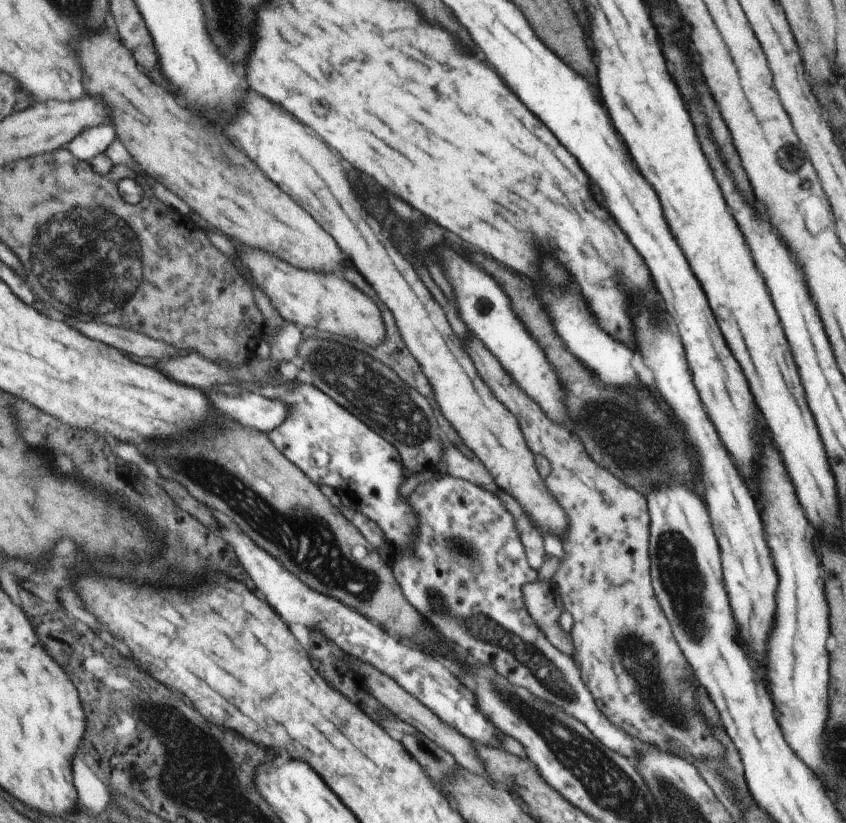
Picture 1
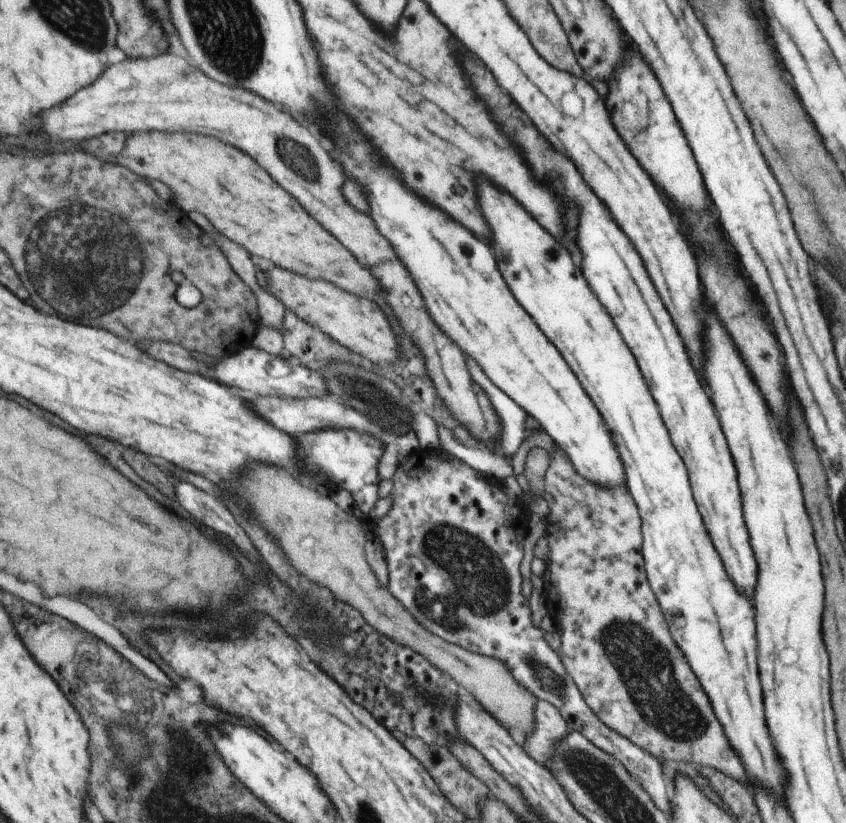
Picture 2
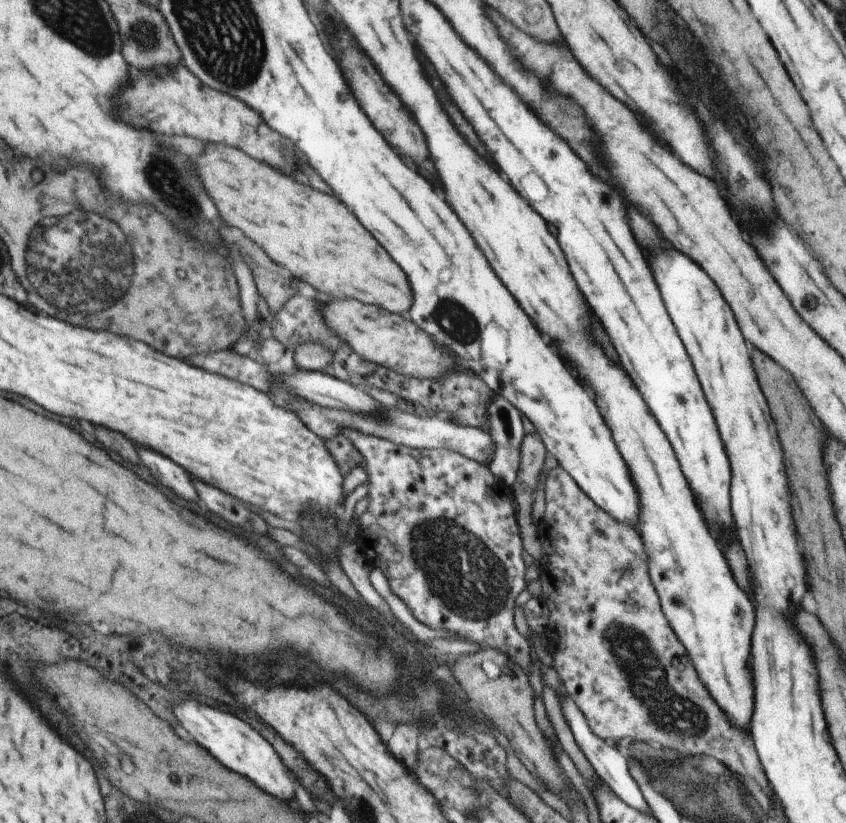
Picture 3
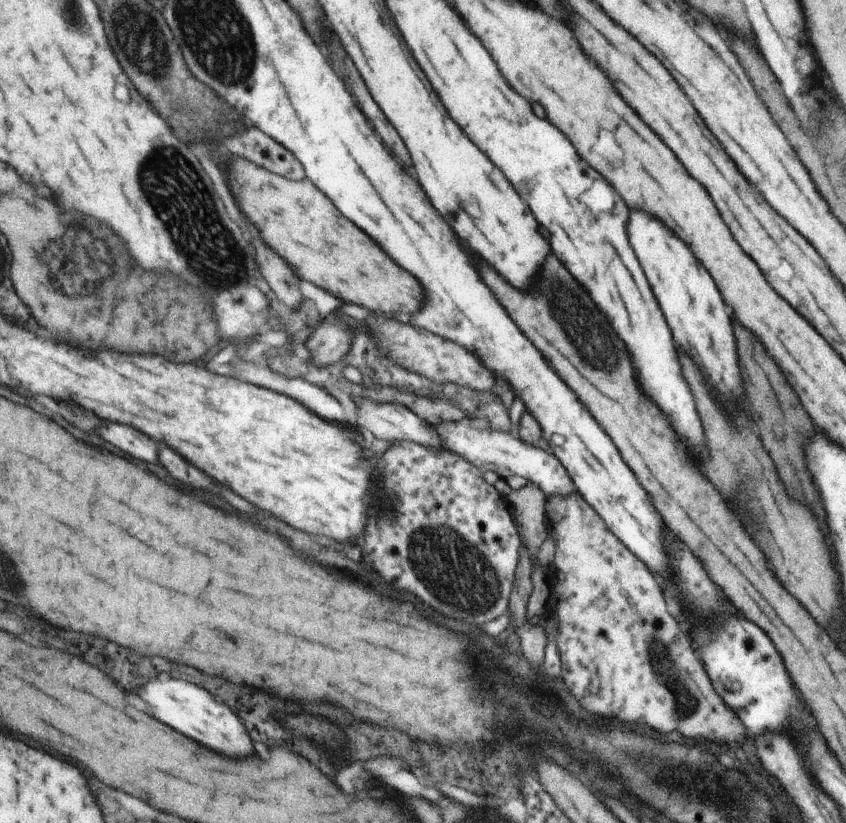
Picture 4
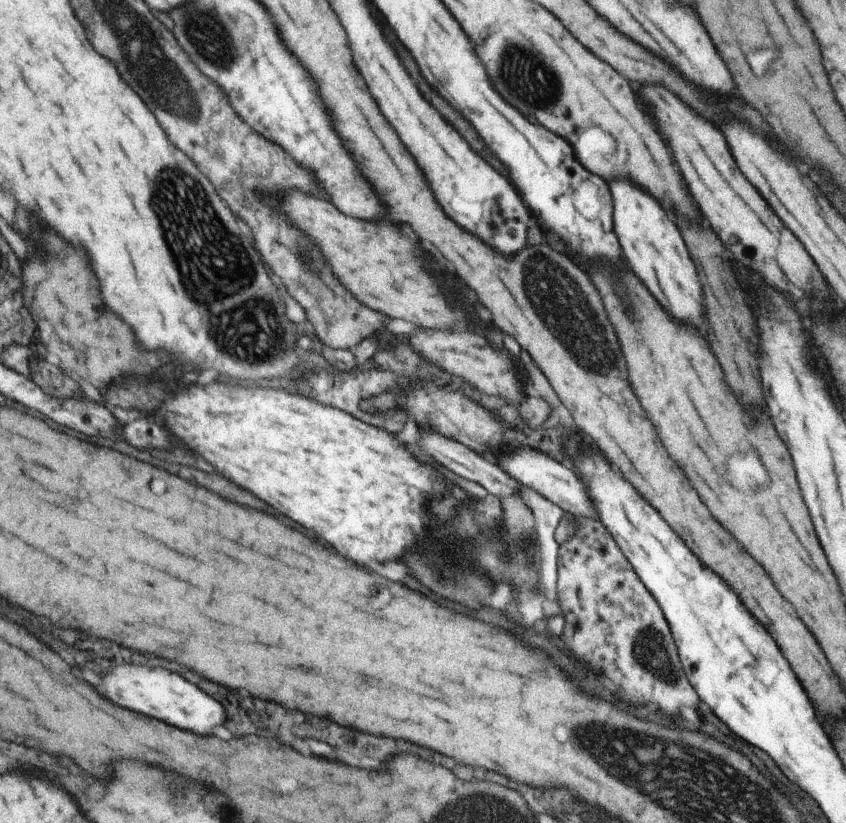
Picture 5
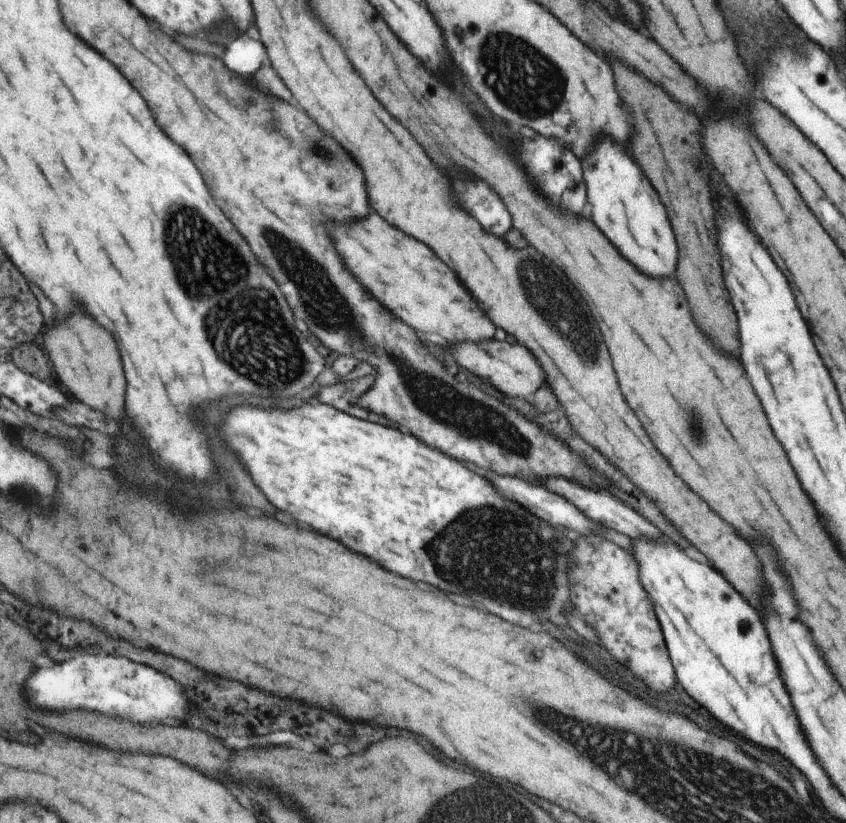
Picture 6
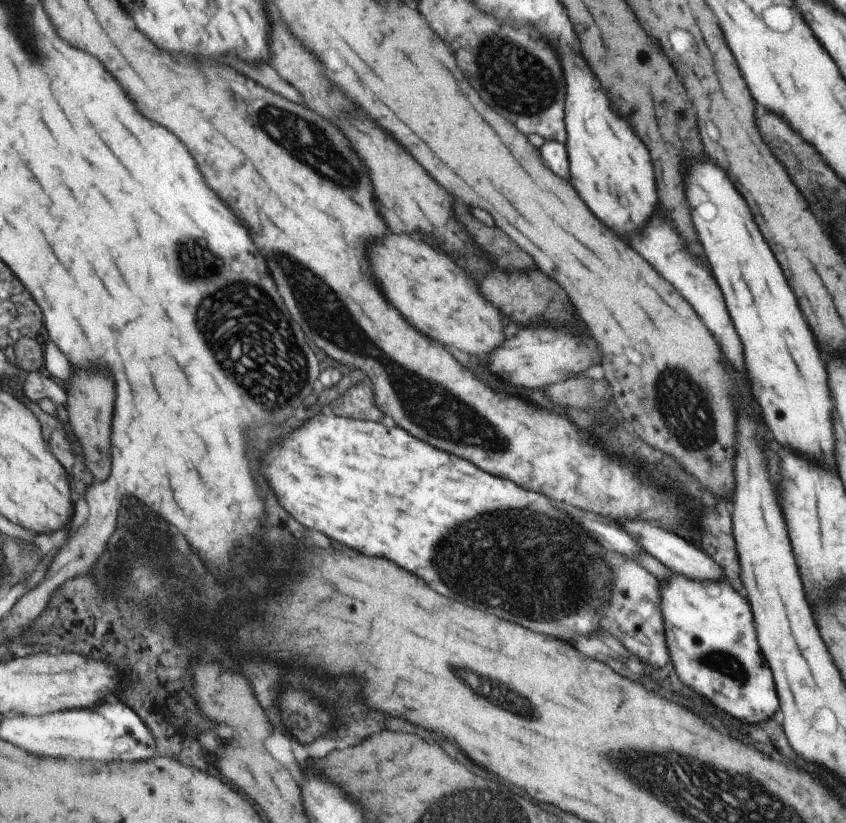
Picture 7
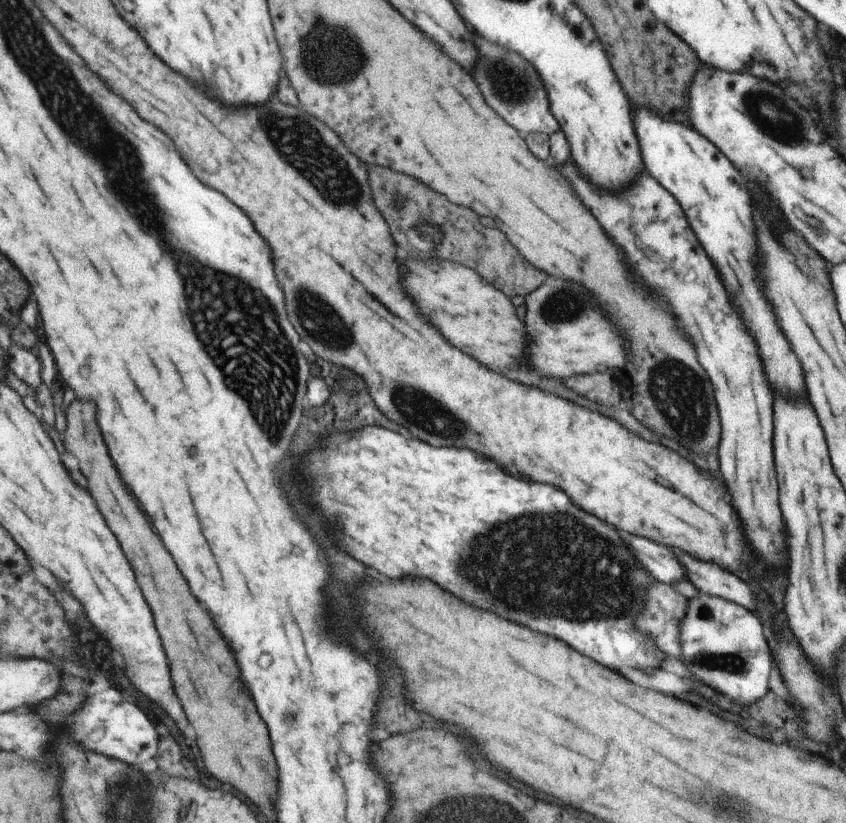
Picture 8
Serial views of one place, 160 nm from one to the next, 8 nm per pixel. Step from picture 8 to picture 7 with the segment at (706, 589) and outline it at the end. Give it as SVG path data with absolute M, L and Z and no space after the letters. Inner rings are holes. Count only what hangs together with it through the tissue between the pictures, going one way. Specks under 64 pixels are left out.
M622 520L616 523L631 536L631 538L635 539L635 542L644 552L647 552L647 554L659 560L659 562L669 568L672 573L682 574L691 580L698 580L698 582L705 582L707 578L709 578L709 580L719 580L721 570L715 566L715 562L711 562L703 552L691 548L691 544L683 542L685 536L679 538L679 536L675 536L675 532L673 532L673 534L671 534L671 532L665 532L665 530L661 530L659 526L651 526L651 524L641 522L641 520L631 520L631 522Z

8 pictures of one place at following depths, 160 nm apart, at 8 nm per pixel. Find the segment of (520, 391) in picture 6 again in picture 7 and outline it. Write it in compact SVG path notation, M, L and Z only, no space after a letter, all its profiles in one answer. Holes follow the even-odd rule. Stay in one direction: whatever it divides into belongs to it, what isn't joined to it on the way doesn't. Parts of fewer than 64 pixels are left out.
M549 326L543 328L521 328L513 338L503 340L495 352L487 356L487 370L505 382L517 386L517 388L543 388L551 382L559 382L563 376L583 372L591 364L599 362L599 352L591 336L573 338L567 336L563 330L555 330Z

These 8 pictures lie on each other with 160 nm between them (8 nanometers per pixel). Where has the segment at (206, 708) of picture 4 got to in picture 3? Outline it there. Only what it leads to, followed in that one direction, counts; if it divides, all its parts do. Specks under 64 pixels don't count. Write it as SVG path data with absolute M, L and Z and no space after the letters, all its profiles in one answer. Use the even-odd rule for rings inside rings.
M183 702L181 706L177 706L175 714L183 722L185 730L189 734L193 734L193 738L201 746L205 746L217 760L221 760L229 770L249 776L259 788L263 788L265 792L269 792L281 800L295 798L297 782L291 780L289 768L285 766L279 752L251 724L243 722L237 716L231 716L217 708L211 708L211 706L201 706L201 710L199 710L197 702Z

